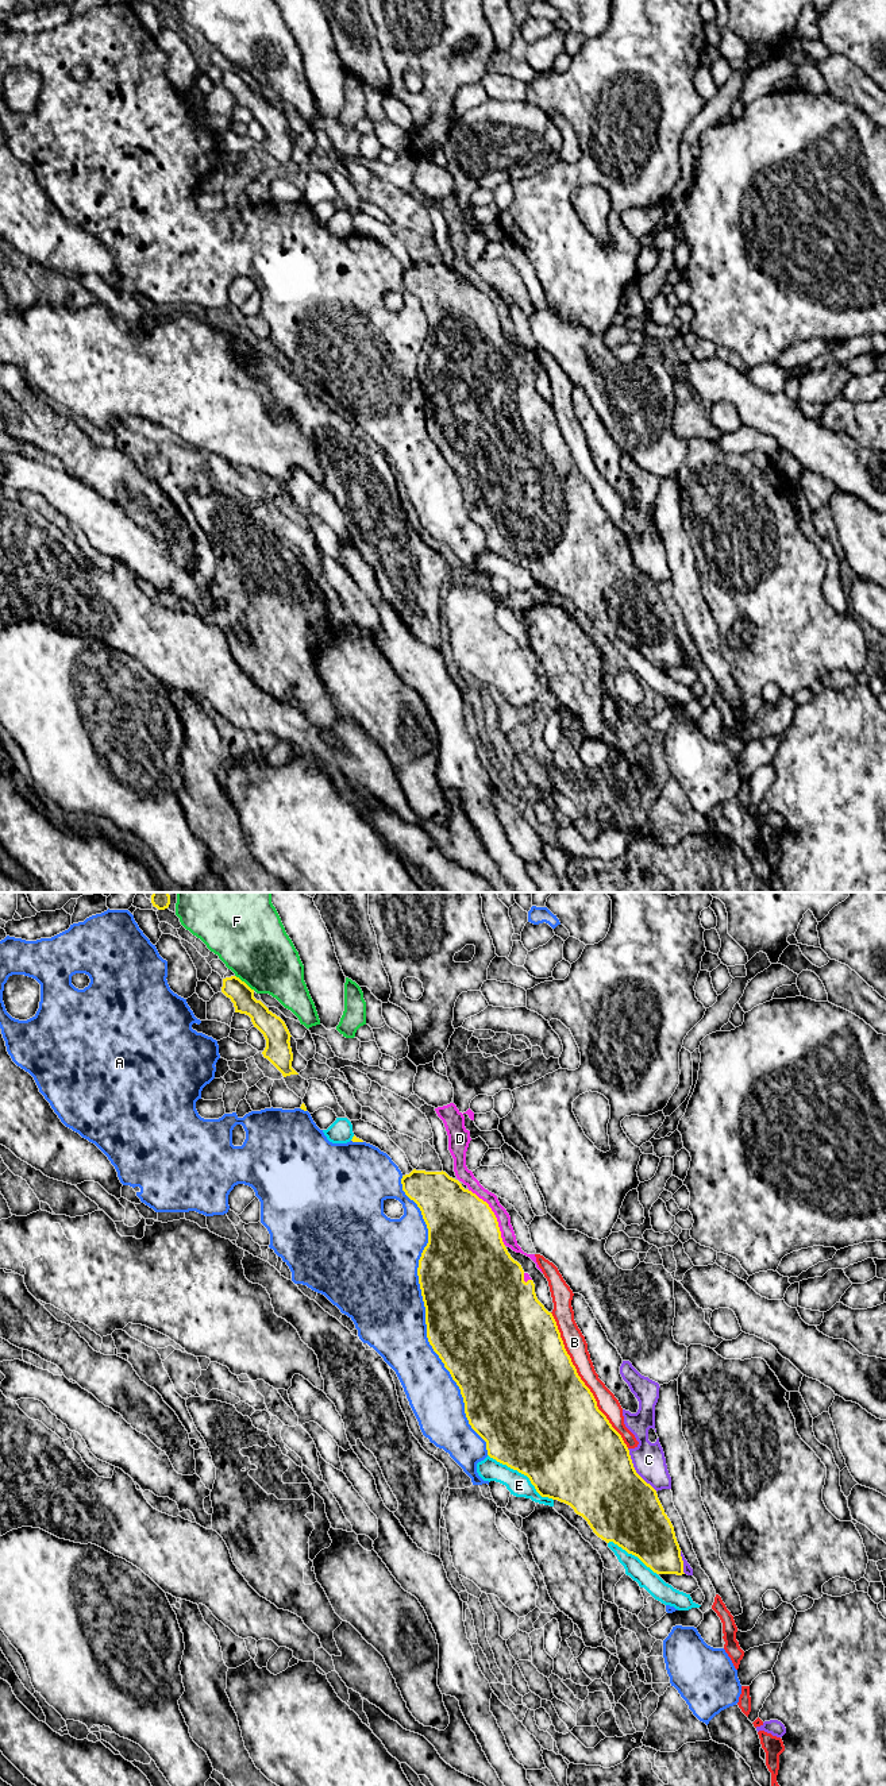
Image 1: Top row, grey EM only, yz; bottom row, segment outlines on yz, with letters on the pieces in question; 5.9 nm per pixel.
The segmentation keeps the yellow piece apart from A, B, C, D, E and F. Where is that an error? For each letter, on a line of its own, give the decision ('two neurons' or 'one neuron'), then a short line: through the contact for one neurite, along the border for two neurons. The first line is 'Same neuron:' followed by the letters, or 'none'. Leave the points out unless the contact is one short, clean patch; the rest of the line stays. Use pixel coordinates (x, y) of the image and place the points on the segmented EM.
Same neuron: D
A: two neurons
B: two neurons
C: two neurons
D: one neuron
E: two neurons
F: two neurons

